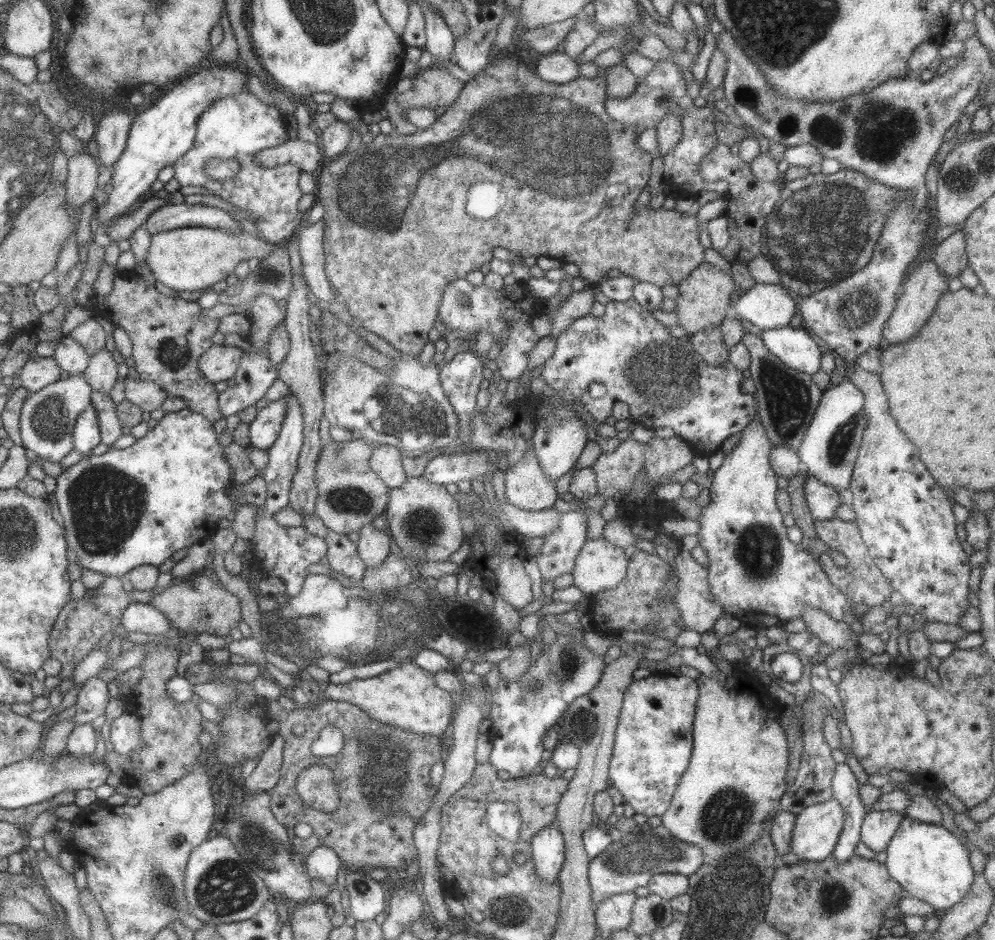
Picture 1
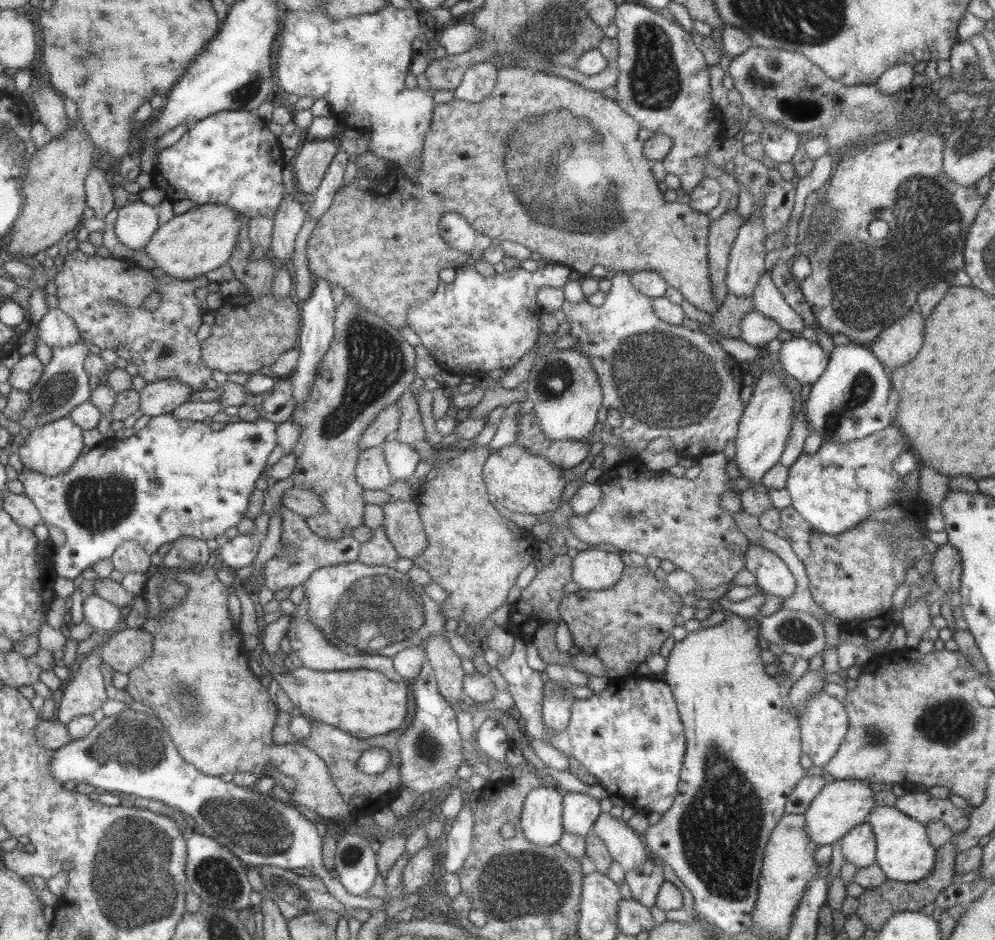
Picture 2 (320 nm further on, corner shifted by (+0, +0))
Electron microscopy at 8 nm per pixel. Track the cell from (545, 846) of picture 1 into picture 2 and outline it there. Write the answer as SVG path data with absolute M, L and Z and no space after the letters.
M551 783L531 789L525 795L520 812L524 838L535 845L556 845L562 827L563 792Z

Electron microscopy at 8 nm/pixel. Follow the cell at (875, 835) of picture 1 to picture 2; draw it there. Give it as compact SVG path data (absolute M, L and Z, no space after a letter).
M866 822L857 824L853 828L851 828L851 830L848 830L839 839L839 844L844 862L847 863L849 862L853 864L853 866L855 866L857 869L875 863L876 855L875 837L873 836L873 831L871 830L871 827Z

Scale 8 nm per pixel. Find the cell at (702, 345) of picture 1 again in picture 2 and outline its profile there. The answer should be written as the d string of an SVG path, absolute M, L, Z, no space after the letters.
M727 293L718 311L711 314L711 330L727 338L740 336L741 319L754 310L752 296L740 297Z

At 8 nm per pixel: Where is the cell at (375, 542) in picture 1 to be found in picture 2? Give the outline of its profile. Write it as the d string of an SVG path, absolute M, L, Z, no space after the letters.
M345 296L335 308L333 336L330 345L317 363L307 402L290 414L290 421L299 429L299 436L290 453L295 456L295 466L288 476L291 486L312 490L324 504L324 511L307 518L309 530L325 539L341 538L343 528L353 529L362 524L364 513L364 488L355 480L355 467L360 453L358 445L363 431L381 410L404 394L404 390L415 380L414 347L401 338L395 327L390 327L381 317L356 305L356 300Z

